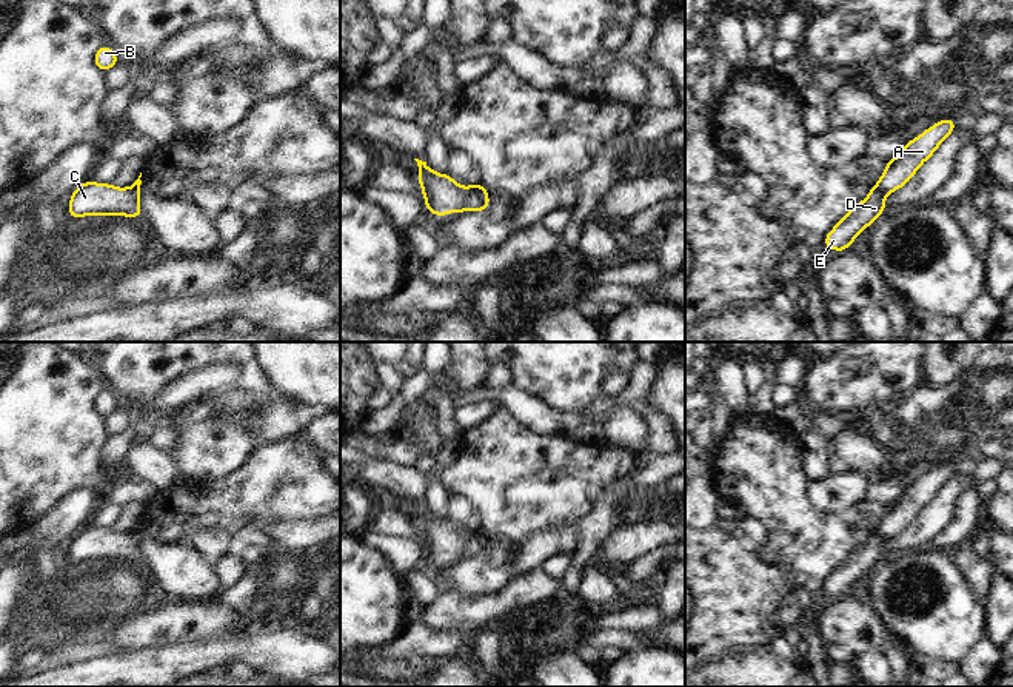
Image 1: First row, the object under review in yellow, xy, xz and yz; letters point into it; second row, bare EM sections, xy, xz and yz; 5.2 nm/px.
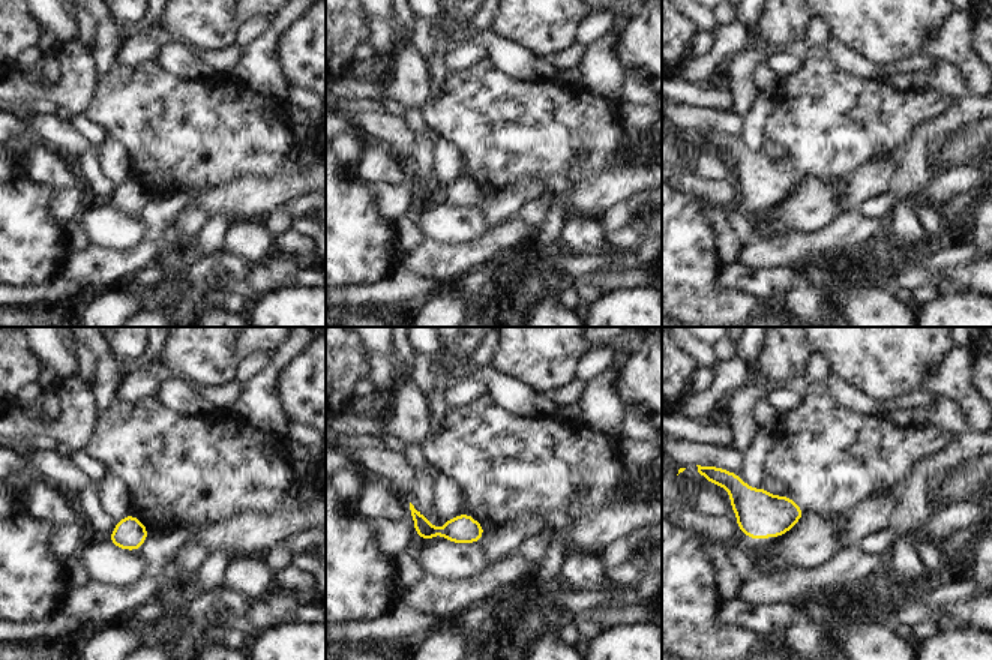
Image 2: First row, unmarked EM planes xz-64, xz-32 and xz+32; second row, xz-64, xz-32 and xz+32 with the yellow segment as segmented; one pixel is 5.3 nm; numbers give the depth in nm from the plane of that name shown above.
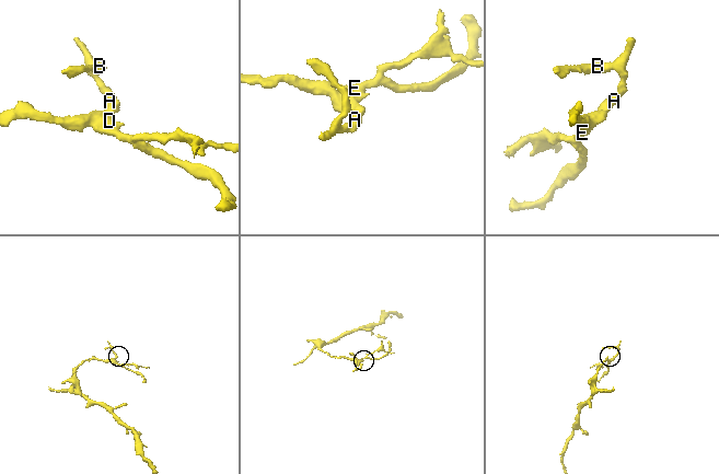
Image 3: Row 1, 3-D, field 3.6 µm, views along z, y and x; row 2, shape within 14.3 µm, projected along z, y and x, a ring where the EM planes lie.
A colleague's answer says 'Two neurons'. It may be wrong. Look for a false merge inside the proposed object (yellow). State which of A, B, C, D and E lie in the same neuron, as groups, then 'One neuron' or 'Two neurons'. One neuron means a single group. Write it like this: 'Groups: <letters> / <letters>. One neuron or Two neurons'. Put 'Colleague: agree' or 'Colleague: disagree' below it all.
Groups: A B / C D E. Two neurons.
Colleague: agree

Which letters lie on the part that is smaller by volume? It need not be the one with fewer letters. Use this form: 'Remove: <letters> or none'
Remove: A, B

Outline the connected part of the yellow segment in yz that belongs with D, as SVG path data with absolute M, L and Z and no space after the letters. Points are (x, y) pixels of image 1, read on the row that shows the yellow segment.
M871 186L868 197L850 211L827 233L824 245L831 251L847 251L853 240L885 213L885 194Z

